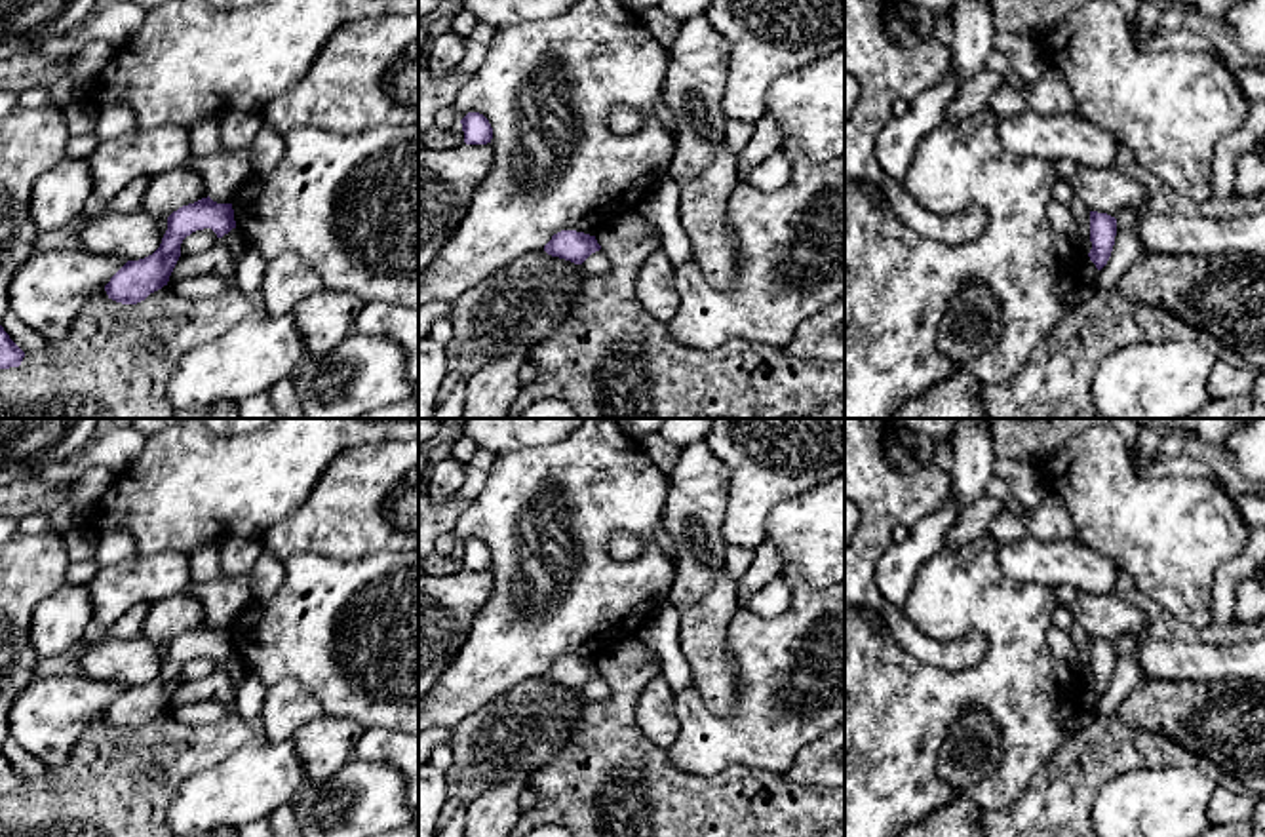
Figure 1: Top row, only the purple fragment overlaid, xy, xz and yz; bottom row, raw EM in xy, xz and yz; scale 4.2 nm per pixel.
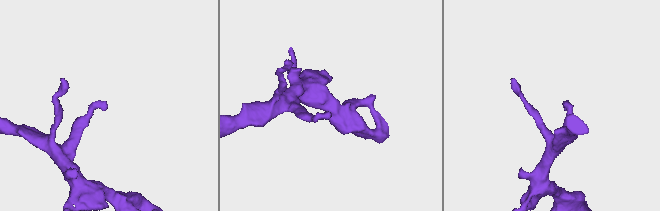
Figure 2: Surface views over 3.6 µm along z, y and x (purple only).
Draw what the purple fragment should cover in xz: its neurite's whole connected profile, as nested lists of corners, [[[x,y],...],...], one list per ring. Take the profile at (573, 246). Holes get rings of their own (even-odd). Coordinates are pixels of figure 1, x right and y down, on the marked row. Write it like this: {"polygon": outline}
{"polygon": [[[561,230],[554,234],[544,245],[548,255],[571,261],[574,264],[582,264],[592,253],[599,249],[601,245],[597,243],[595,236],[576,230]]]}

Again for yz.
{"polygon": [[[1090,211],[1090,261],[1101,270],[1113,251],[1117,236],[1117,219],[1107,213]]]}

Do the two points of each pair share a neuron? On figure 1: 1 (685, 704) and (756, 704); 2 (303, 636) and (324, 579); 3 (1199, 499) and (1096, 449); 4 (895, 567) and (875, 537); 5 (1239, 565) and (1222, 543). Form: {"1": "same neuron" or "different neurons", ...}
{"1": "same neuron", "2": "same neuron", "3": "same neuron", "4": "different neurons", "5": "different neurons"}

